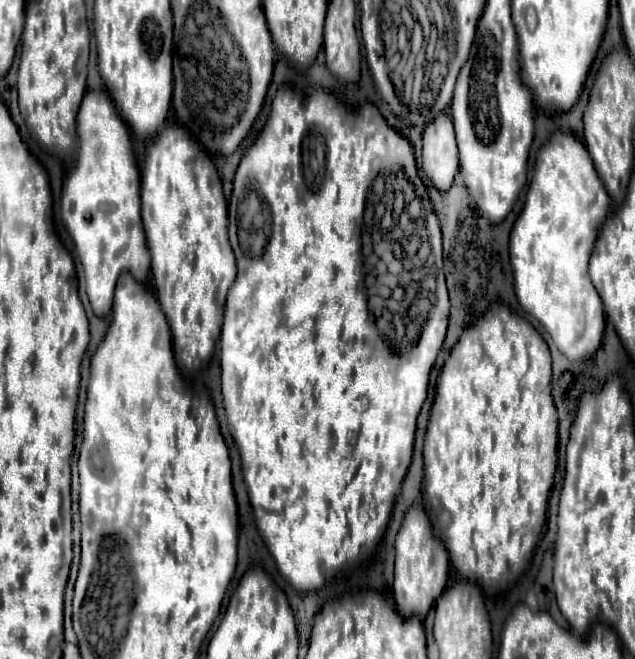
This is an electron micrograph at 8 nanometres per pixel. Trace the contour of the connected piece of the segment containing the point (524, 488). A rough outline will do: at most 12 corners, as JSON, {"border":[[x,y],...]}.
{"border":[[504,303],[464,329],[424,441],[460,577],[524,571],[558,417],[546,341]]}

